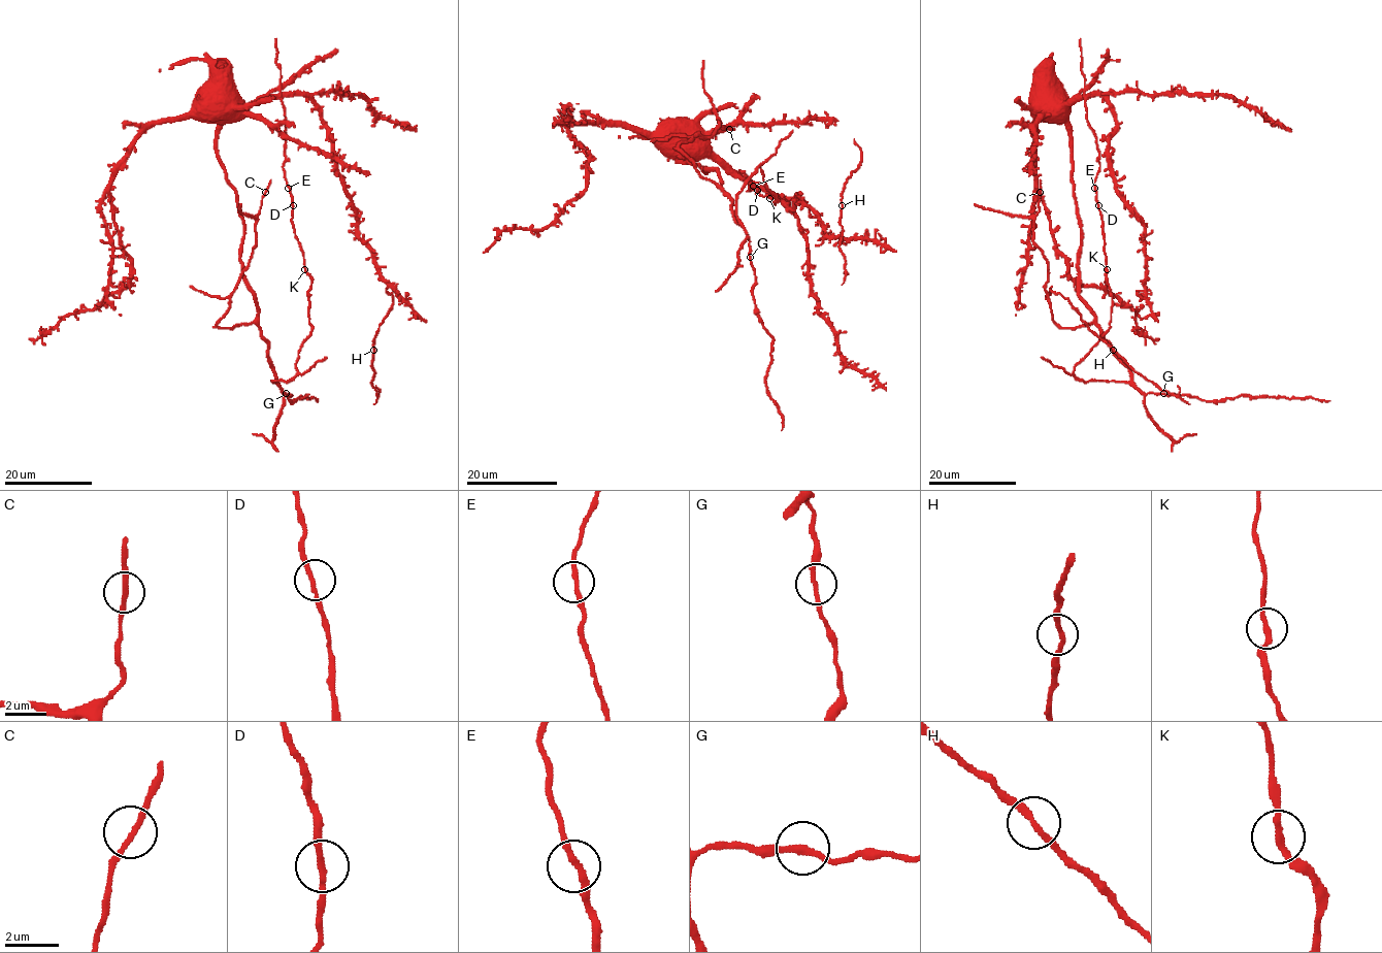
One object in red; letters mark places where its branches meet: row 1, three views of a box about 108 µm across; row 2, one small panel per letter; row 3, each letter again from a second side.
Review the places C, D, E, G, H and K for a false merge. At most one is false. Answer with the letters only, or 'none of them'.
none of them

